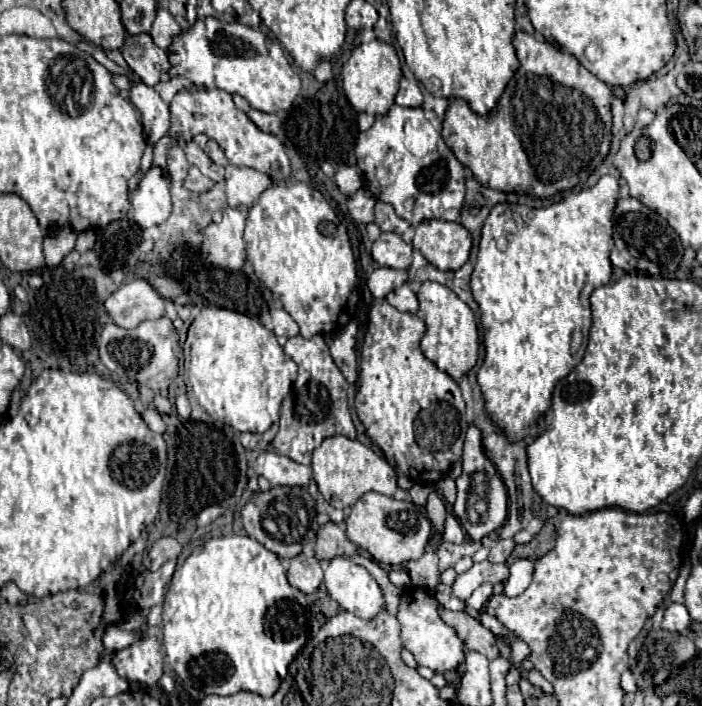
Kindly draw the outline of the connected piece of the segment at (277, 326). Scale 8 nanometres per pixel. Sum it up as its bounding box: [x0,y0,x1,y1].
[272,310,298,338]

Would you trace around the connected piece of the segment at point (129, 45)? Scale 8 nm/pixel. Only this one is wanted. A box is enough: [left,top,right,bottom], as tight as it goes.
[120,34,170,86]

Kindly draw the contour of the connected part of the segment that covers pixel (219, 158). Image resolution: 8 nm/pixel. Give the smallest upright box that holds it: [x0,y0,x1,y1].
[206,140,228,166]

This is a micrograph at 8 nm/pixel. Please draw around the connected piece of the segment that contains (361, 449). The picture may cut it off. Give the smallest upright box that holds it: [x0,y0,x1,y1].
[312,436,396,508]

